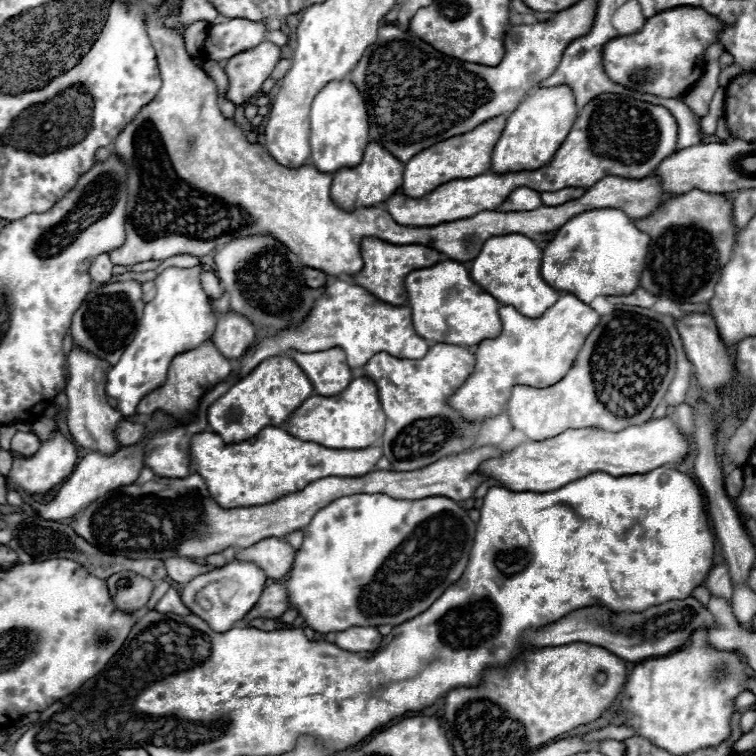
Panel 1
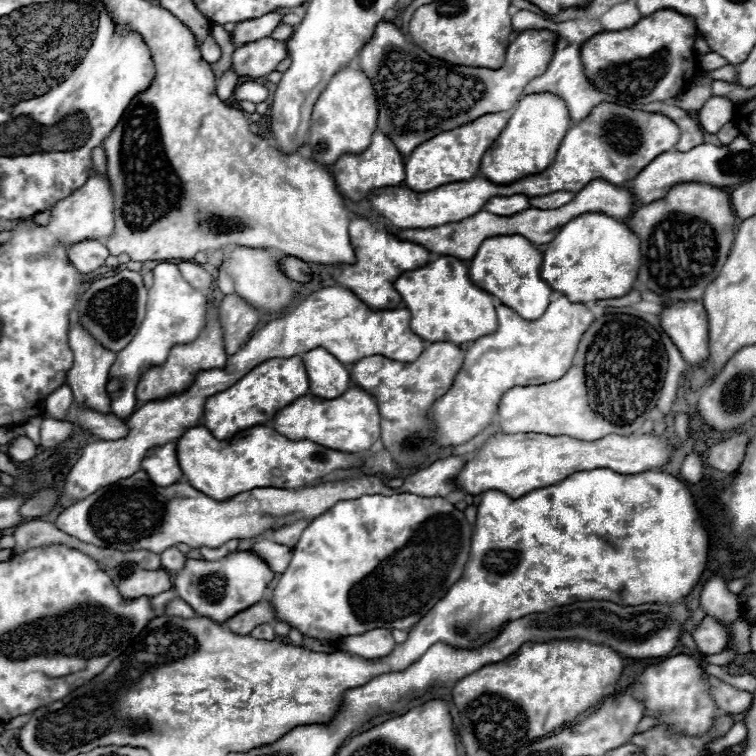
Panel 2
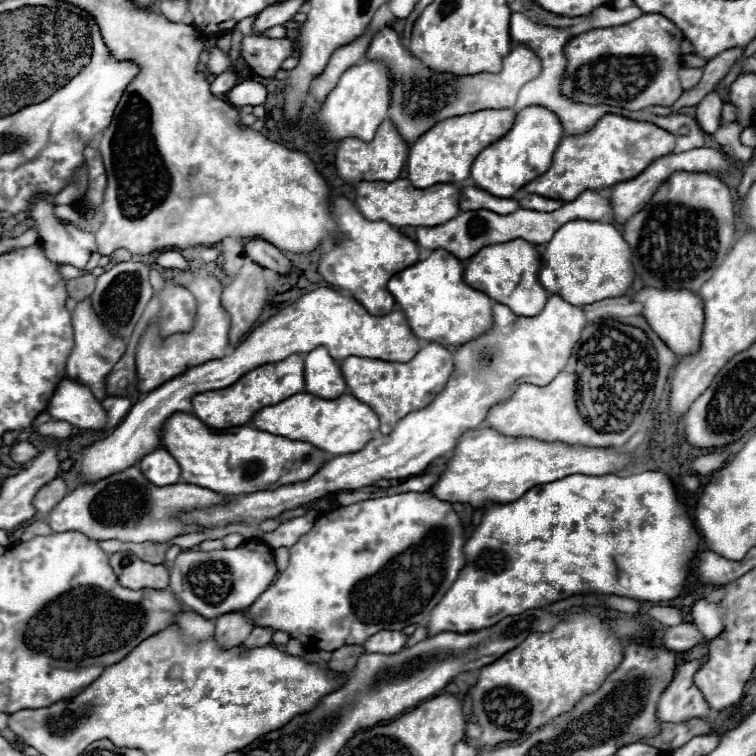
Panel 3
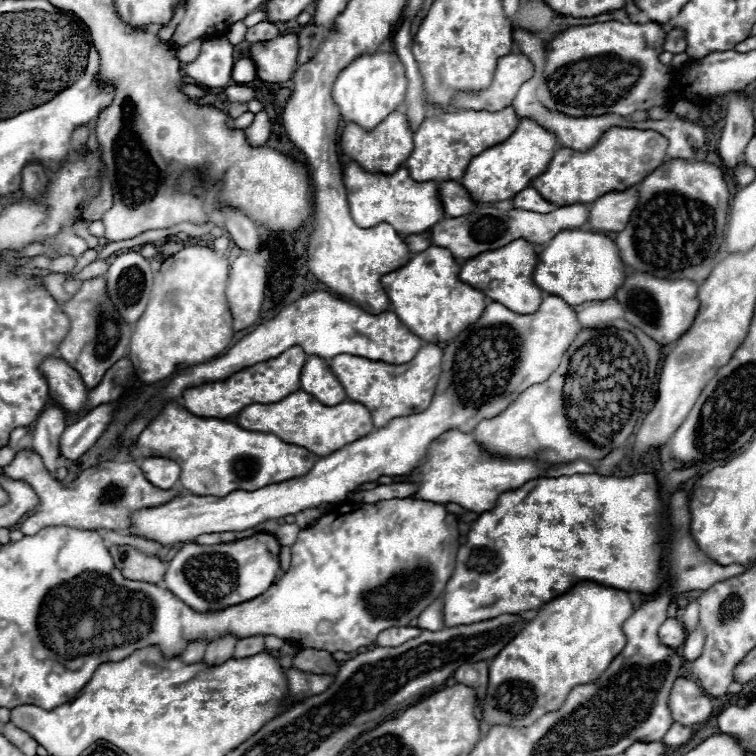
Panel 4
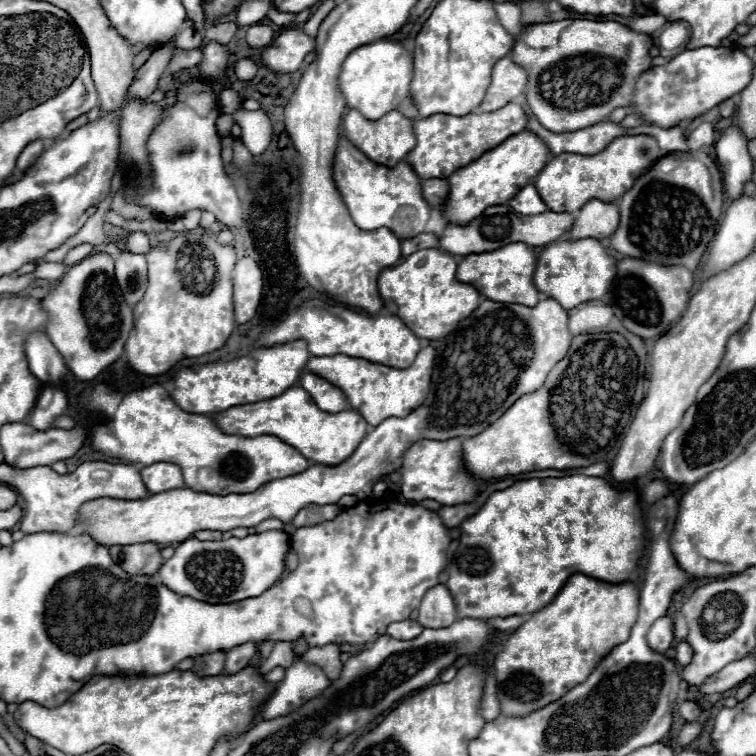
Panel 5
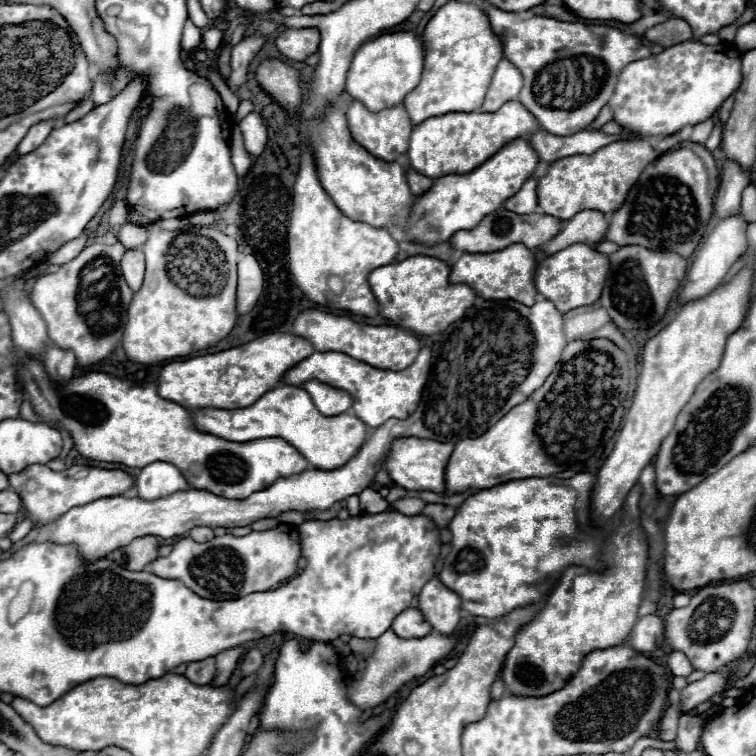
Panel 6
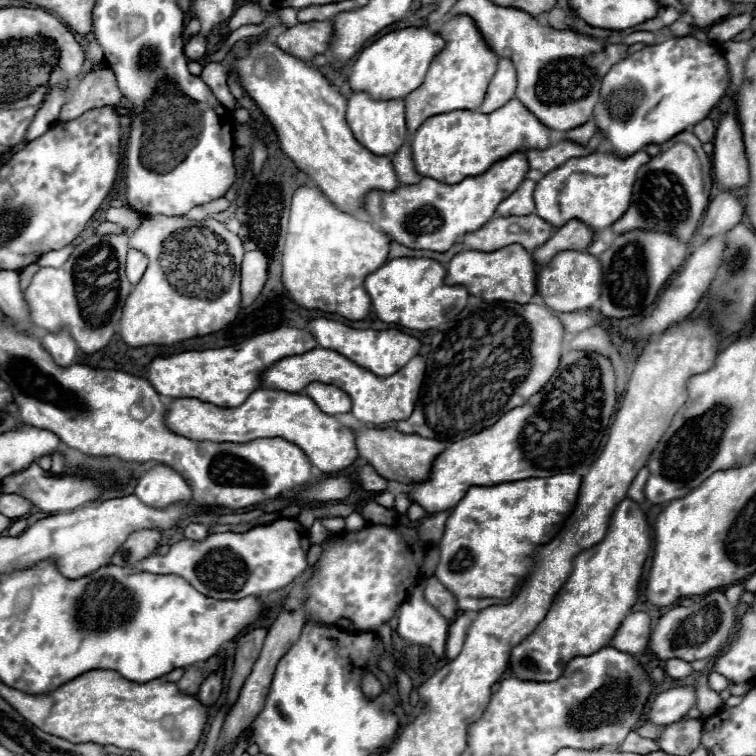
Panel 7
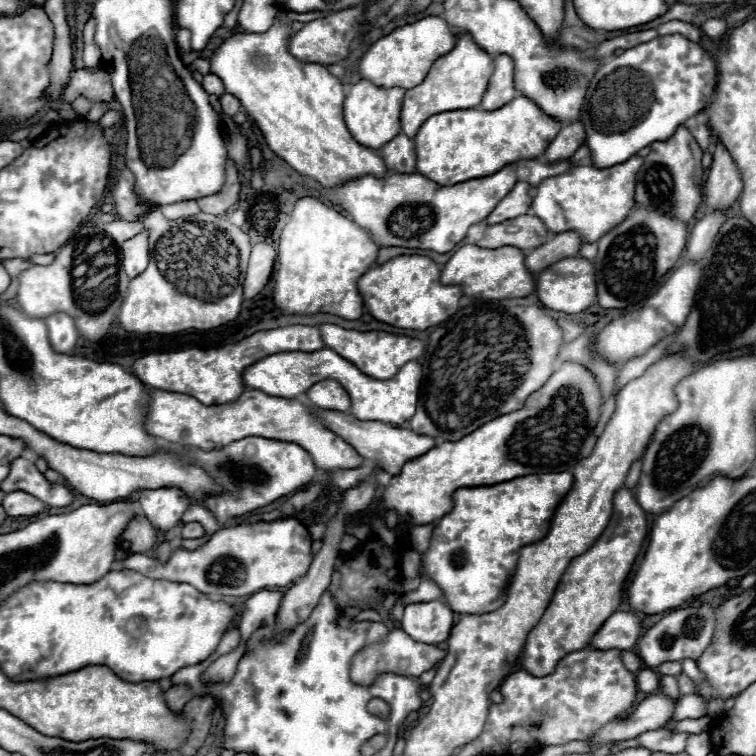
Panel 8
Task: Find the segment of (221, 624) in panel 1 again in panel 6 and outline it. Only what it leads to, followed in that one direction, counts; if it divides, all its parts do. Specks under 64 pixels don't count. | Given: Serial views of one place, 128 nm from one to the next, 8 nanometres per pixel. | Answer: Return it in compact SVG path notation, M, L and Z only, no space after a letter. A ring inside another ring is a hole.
M280 524L274 530L264 530L264 532L250 532L246 536L216 536L210 542L198 544L192 538L184 538L180 542L174 544L170 556L166 558L156 558L152 562L152 566L148 566L146 570L160 578L172 578L172 580L180 580L182 584L186 584L194 594L198 594L200 598L208 598L208 600L238 600L246 594L252 592L266 592L272 590L278 582L290 578L296 574L298 562L300 558L300 542L298 542L298 530L296 526L290 524Z

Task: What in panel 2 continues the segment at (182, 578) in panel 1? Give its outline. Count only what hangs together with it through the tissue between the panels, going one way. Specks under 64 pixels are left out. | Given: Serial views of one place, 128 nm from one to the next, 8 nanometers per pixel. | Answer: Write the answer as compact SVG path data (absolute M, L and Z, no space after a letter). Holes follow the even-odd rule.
M168 548L160 556L162 556L162 568L168 572L180 572L186 564L186 556L178 548Z

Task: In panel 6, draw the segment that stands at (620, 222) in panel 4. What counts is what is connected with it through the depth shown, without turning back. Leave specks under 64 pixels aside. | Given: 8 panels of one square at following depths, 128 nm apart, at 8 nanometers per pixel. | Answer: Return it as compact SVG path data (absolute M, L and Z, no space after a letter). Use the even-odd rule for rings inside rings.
M582 210L582 212L574 214L568 220L568 224L564 224L564 230L544 246L544 252L554 254L570 244L576 244L576 242L596 244L606 236L608 226L610 226L610 220L604 212Z

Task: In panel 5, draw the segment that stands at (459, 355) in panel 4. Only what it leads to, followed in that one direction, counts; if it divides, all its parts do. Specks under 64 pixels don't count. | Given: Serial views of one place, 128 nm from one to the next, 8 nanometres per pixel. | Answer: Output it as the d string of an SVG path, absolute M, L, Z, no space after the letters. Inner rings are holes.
M554 298L540 300L538 306L526 308L520 304L502 304L484 300L466 320L462 320L454 332L450 332L446 338L440 340L440 346L436 348L436 364L432 372L432 386L428 392L426 402L416 408L406 418L386 418L382 424L378 424L372 432L366 434L366 438L358 444L358 448L348 456L344 462L336 466L326 464L314 464L308 470L272 480L264 486L260 486L252 494L206 494L206 492L194 492L190 488L178 488L178 490L166 490L160 494L154 494L146 500L108 500L100 498L94 502L86 502L80 508L82 518L82 532L88 532L98 544L102 546L116 546L116 544L174 544L188 540L198 530L220 530L228 532L234 528L254 528L262 520L278 518L286 526L290 520L300 512L302 508L310 504L336 504L346 494L356 494L360 500L370 498L372 486L384 476L402 466L402 458L406 450L418 442L418 440L448 440L458 436L476 436L484 428L488 428L492 422L496 422L520 396L538 390L548 372L554 368L556 362L560 362L568 348L570 348L572 334L568 330L568 310L564 310Z

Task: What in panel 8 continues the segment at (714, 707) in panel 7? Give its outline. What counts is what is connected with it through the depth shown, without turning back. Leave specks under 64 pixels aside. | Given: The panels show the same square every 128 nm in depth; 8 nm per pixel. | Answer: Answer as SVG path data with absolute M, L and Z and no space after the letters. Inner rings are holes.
M682 660L682 668L684 668L684 674L690 676L694 682L704 682L704 674L698 670L696 662L694 660Z

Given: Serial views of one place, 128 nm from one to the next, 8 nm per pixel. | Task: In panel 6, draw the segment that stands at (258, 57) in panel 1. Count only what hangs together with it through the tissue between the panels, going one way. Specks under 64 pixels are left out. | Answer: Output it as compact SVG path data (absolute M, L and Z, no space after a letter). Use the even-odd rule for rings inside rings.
M288 28L276 38L280 54L292 62L302 62L320 46L318 28Z

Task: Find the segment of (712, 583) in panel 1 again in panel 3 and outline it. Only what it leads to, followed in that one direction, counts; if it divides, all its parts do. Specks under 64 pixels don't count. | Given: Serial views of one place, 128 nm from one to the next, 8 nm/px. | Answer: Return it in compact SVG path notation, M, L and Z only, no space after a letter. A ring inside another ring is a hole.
M706 598L698 600L692 608L692 622L702 632L706 640L716 638L724 628L724 614L718 602L708 602Z

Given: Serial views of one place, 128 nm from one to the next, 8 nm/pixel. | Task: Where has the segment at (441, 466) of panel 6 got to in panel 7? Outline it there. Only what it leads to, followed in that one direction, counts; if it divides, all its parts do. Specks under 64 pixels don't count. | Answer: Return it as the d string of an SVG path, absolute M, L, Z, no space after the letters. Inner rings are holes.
M364 428L356 430L356 446L360 456L374 466L374 470L384 476L386 480L396 480L402 484L412 484L412 482L426 482L430 478L432 464L438 454L446 450L444 442L432 440L432 438L422 438L418 434L402 434L398 430L386 428L386 430L376 430L376 428Z

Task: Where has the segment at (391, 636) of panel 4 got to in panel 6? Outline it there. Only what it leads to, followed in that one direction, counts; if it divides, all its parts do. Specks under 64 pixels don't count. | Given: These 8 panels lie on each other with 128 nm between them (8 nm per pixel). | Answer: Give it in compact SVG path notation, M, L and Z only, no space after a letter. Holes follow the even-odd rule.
M408 608L406 612L402 612L394 624L390 626L400 638L410 640L410 638L422 638L426 634L432 632L432 626L424 620L422 612L418 608Z

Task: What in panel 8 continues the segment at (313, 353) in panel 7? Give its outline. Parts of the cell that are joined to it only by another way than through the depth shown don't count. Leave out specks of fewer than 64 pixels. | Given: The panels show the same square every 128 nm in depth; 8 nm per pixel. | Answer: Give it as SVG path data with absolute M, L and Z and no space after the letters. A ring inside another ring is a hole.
M322 348L316 352L280 352L258 360L256 364L248 366L244 372L244 384L254 390L262 390L270 396L282 398L296 398L298 394L306 392L312 384L320 380L336 380L348 392L352 406L350 414L358 420L378 420L384 424L402 424L410 420L416 412L416 400L422 380L422 366L418 362L406 362L400 372L390 380L376 380L362 374L352 362L344 360L334 350Z

